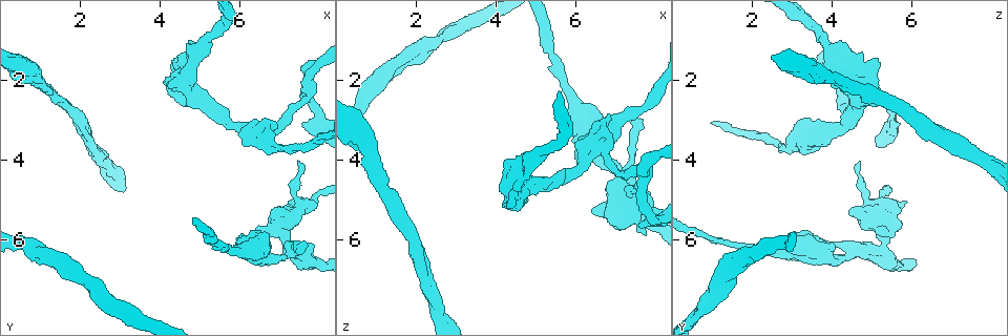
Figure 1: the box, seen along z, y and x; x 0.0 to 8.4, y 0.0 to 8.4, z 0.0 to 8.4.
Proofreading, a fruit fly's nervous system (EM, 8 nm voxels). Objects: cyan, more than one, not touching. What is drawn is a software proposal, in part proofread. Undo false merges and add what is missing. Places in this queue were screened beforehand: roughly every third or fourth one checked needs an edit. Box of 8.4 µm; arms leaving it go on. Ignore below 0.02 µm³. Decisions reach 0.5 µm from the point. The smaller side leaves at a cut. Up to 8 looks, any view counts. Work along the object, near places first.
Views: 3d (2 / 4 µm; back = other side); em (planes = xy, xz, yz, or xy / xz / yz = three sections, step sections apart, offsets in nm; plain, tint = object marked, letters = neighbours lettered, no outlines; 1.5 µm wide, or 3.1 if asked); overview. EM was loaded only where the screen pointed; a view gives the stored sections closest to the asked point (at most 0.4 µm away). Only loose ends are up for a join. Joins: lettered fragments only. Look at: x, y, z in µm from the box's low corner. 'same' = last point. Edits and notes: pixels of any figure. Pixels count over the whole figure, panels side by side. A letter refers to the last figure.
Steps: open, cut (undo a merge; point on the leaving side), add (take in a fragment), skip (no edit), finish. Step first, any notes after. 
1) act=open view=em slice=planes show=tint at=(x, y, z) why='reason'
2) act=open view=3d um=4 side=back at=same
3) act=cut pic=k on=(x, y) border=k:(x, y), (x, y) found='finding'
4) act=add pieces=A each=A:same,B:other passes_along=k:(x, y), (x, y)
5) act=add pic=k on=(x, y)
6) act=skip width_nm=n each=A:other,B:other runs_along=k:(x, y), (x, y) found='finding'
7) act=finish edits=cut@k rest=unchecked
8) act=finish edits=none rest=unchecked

act=open view=em slice=yz step=4 show=tint at=(7.65, 6.10, 3.05) why='thin end'

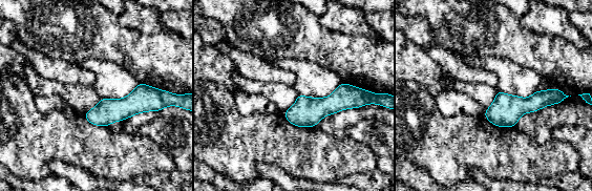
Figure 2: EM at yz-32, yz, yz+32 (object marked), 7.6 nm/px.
act=open view=em slice=planes show=letters at=same

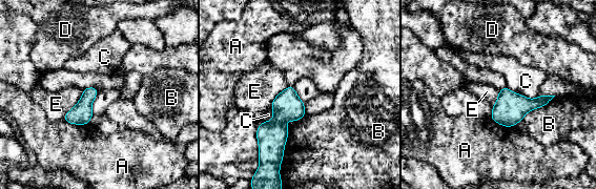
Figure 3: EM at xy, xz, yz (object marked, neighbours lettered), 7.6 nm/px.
act=skip each=A:other,B:other,C:other,D:other,E:other found='none of them fits'

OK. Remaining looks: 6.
act=open view=3d um=4 at=(6.85, 3.10, 3.40) why='free end'

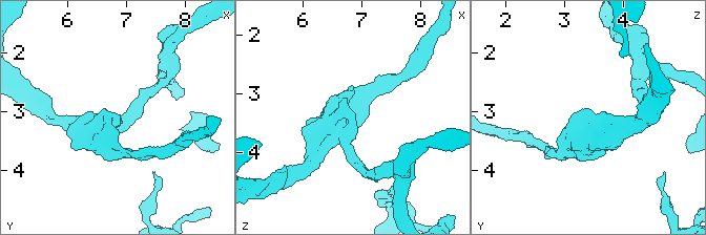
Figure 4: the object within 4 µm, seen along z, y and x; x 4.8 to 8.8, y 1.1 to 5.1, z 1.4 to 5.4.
act=open view=em slice=xy step=8 show=letters at=(6.90, 3.05, 3.40) why='need the tissue'

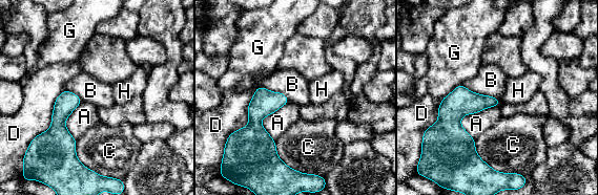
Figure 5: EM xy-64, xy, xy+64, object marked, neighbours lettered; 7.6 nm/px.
act=open view=em slice=planes show=letters at=same

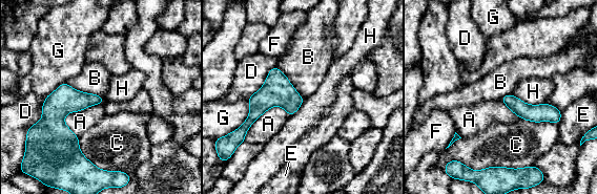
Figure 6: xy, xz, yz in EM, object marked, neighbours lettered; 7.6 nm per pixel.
act=skip longest_contact=A:340nm each=A:other,B:other,C:other,D:other,E:other,F:other,G:other,H:other runs_along=6:(505, 99), (557, 120) found='no lettered fragment goes on from it'

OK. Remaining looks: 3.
act=open view=em slice=xz step=4 show=tint at=(4.60, 2.60, 5.05) why='branch stops here'

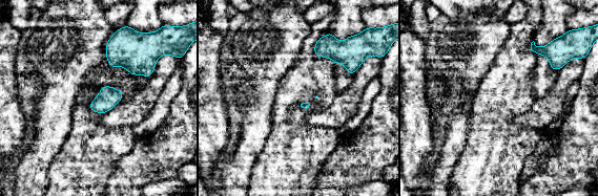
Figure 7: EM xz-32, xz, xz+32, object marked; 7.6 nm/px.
act=open view=em slice=planes show=letters at=same

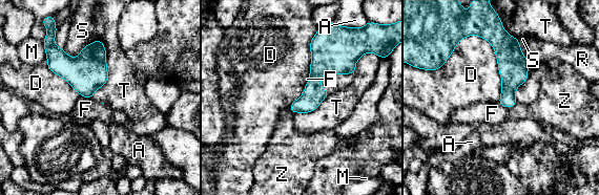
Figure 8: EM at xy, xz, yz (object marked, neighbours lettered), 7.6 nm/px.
act=skip each=A:other,D:other,F:other,M:other,R:other,S:other,T:other,Z:other border=8:(472, 34), (495, 52), (497, 103) found='no lettered fragment goes on from it'

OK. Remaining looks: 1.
act=finish edits=none rest=unchecked

